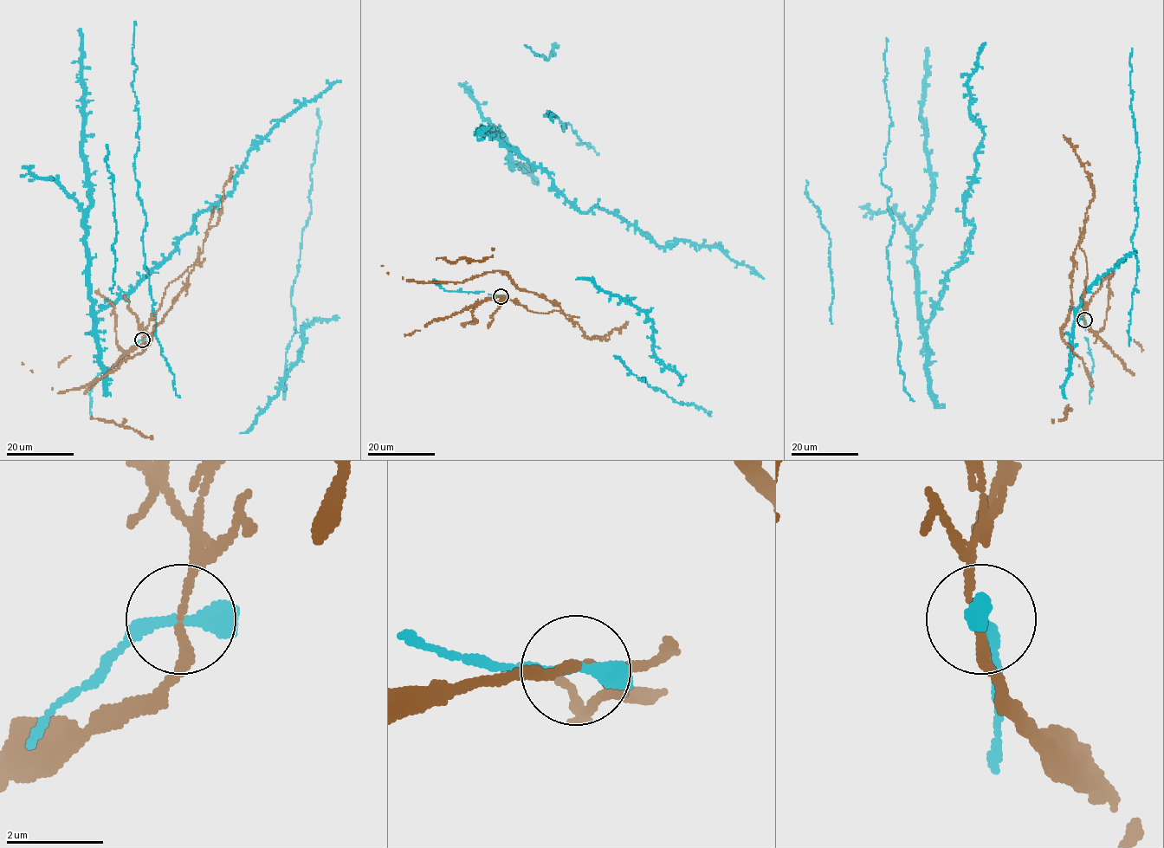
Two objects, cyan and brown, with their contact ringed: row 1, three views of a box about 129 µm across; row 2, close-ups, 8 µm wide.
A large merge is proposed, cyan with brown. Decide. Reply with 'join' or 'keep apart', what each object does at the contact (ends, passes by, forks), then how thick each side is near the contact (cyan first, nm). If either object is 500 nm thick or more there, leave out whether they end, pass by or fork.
keep apart; cyan ends; brown passes by; calibres 400 and 160 nm

